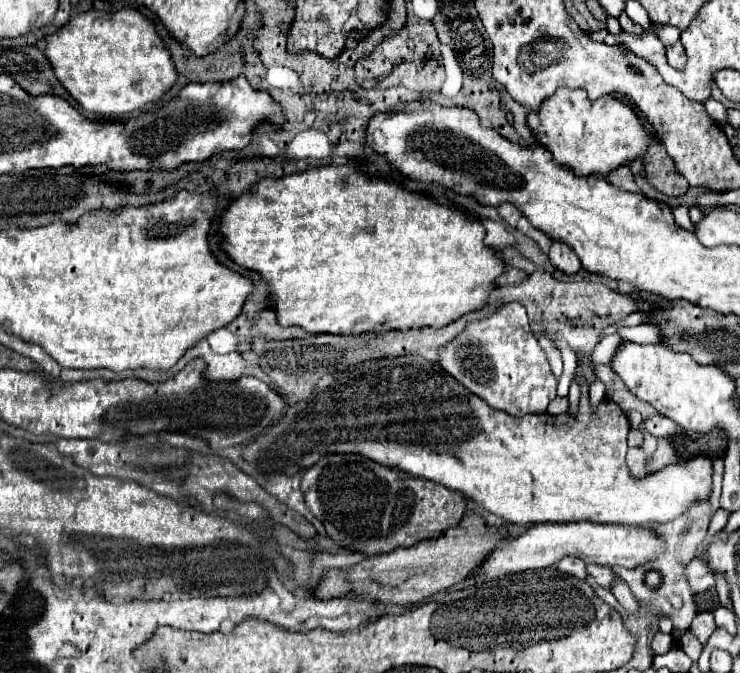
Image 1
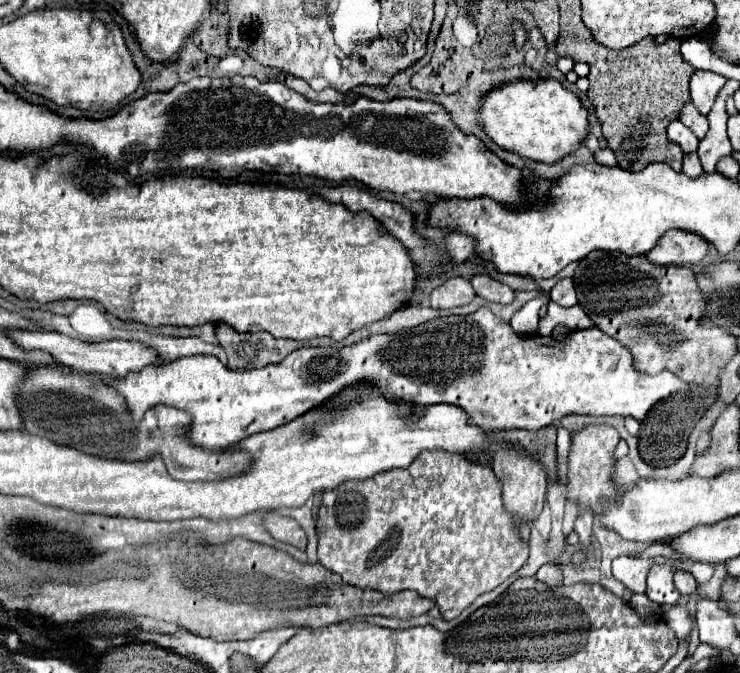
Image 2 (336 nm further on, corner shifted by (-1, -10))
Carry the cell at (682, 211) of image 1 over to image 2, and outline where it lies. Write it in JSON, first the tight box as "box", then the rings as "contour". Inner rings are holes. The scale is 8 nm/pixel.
{"box":[593,148,617,166],"contour":[[[601,148],[601,150],[597,150],[593,156],[595,156],[595,160],[597,160],[599,164],[617,166],[617,160],[615,160],[615,156],[613,156],[613,152],[611,152],[609,148]]]}

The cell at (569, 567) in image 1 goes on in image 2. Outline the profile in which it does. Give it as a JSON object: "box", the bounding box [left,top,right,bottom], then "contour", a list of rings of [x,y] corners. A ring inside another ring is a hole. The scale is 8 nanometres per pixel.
{"box":[537,564,563,586],"contour":[[[543,564],[537,572],[537,580],[545,582],[547,586],[561,586],[563,584],[563,574],[559,564]]]}

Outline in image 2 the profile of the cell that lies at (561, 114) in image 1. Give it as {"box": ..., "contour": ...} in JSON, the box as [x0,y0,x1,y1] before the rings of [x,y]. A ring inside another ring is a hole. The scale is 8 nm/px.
{"box":[479,80,589,164],"contour":[[[517,80],[503,88],[493,88],[483,104],[479,122],[489,138],[501,148],[517,152],[543,164],[555,164],[585,144],[589,128],[589,110],[575,92],[557,80]]]}

